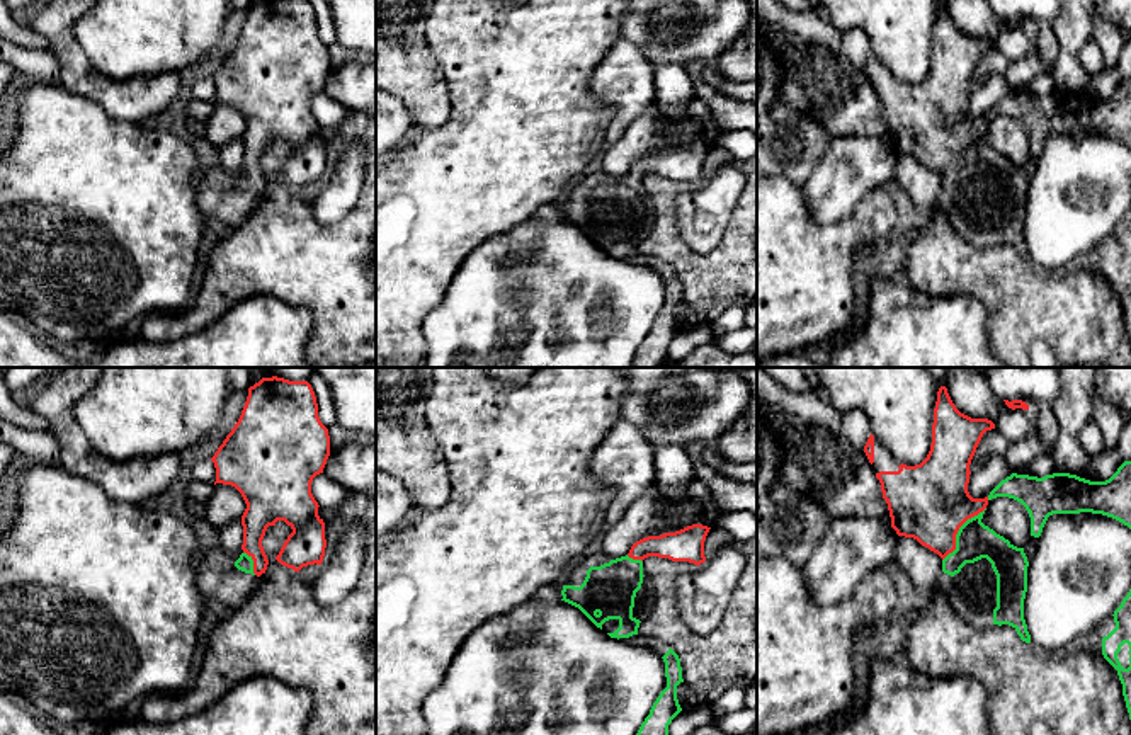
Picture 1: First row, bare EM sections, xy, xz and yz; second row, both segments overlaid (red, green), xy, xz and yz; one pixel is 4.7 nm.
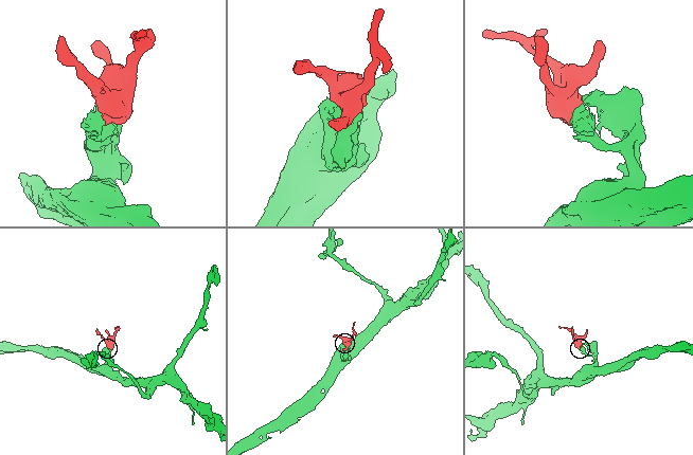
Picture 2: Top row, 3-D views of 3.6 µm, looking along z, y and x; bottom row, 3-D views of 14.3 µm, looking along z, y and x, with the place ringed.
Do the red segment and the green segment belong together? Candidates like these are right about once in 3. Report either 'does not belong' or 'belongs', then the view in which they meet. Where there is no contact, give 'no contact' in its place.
belongs; meets red in yz

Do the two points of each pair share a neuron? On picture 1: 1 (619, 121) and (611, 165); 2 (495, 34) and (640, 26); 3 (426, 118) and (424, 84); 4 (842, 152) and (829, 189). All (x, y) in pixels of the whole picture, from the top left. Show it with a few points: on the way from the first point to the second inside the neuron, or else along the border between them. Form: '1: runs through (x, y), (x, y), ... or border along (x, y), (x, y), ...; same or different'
1: border along (643, 111), (608, 143); different
2: border along (623, 17), (619, 36); different
3: runs through (426, 109), (426, 92); same
4: runs through (842, 160), (842, 176), (837, 181); same

